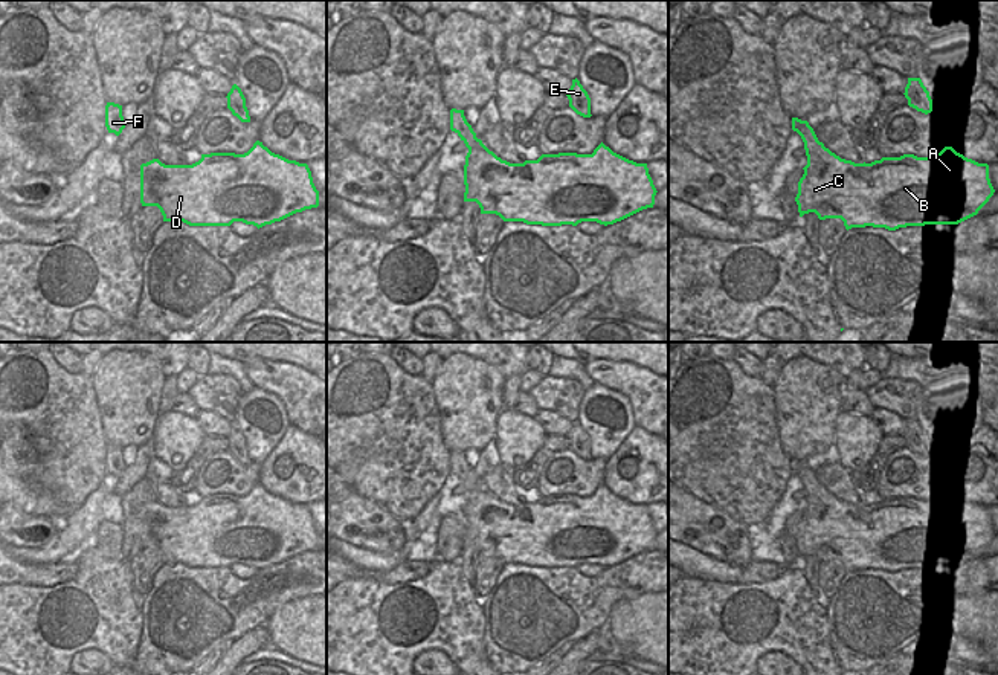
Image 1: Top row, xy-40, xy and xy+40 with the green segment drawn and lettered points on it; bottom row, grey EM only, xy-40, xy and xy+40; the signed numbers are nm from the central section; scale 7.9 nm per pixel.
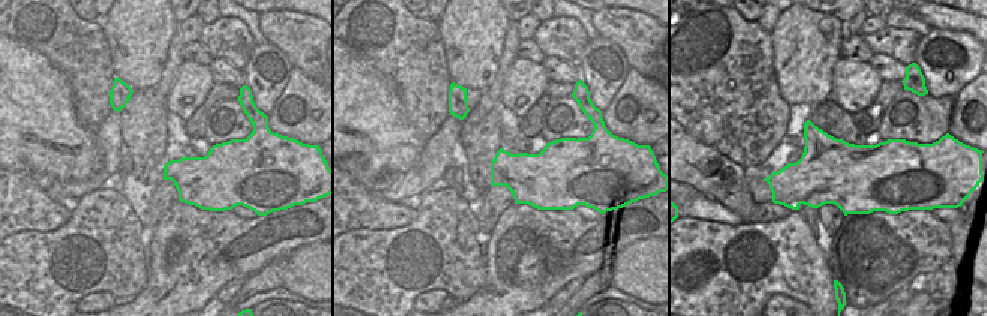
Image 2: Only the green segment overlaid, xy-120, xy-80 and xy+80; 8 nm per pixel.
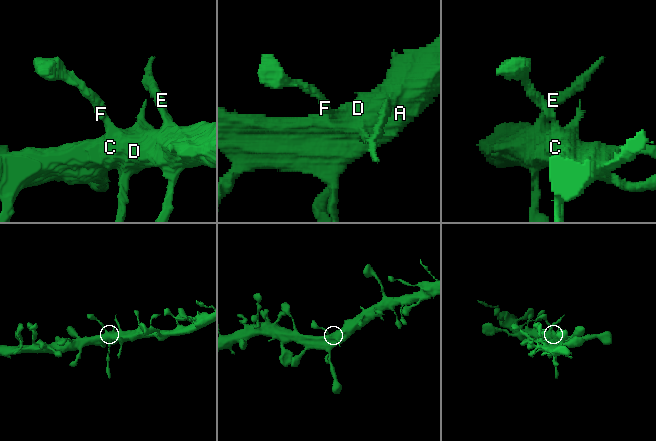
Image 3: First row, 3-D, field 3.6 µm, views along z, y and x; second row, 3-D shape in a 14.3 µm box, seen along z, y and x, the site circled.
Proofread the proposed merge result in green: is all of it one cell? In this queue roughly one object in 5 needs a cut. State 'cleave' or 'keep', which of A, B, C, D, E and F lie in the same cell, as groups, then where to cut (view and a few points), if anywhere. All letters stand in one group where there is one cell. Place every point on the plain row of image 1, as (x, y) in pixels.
keep | A B C D E F | no cut

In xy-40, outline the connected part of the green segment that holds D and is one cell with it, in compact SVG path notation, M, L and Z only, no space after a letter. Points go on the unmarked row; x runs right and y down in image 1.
M256 483L244 496L201 496L192 507L165 507L159 501L142 505L140 545L157 548L163 564L183 564L189 568L230 568L233 564L243 564L259 571L317 550L319 533L307 505L275 496Z

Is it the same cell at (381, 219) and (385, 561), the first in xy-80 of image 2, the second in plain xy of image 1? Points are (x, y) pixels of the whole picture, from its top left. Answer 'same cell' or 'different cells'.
different cells

